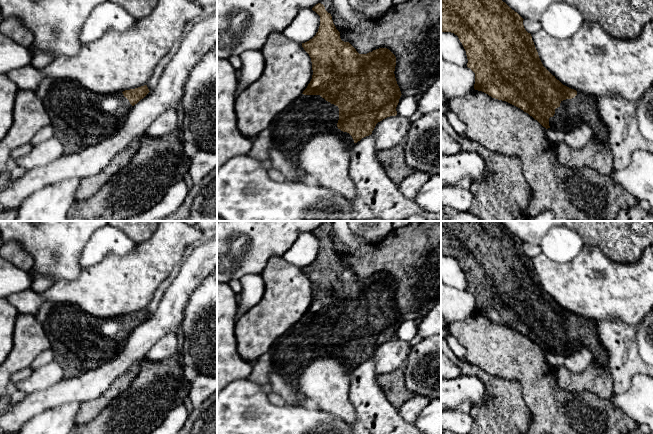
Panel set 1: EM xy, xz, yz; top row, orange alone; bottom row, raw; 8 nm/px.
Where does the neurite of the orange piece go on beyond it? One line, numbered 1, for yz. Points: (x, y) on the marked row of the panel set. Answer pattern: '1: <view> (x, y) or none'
1: yz (582, 107)

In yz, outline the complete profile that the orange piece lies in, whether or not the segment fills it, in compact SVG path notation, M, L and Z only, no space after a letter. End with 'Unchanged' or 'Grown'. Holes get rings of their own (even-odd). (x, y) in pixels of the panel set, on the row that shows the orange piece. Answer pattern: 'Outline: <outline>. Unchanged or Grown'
Outline: M441 0L441 32L458 36L466 51L467 67L475 73L475 90L520 108L546 129L564 130L566 133L580 120L584 120L591 127L593 136L599 142L607 143L607 128L599 118L595 98L563 85L543 66L523 20L502 0Z. Grown

